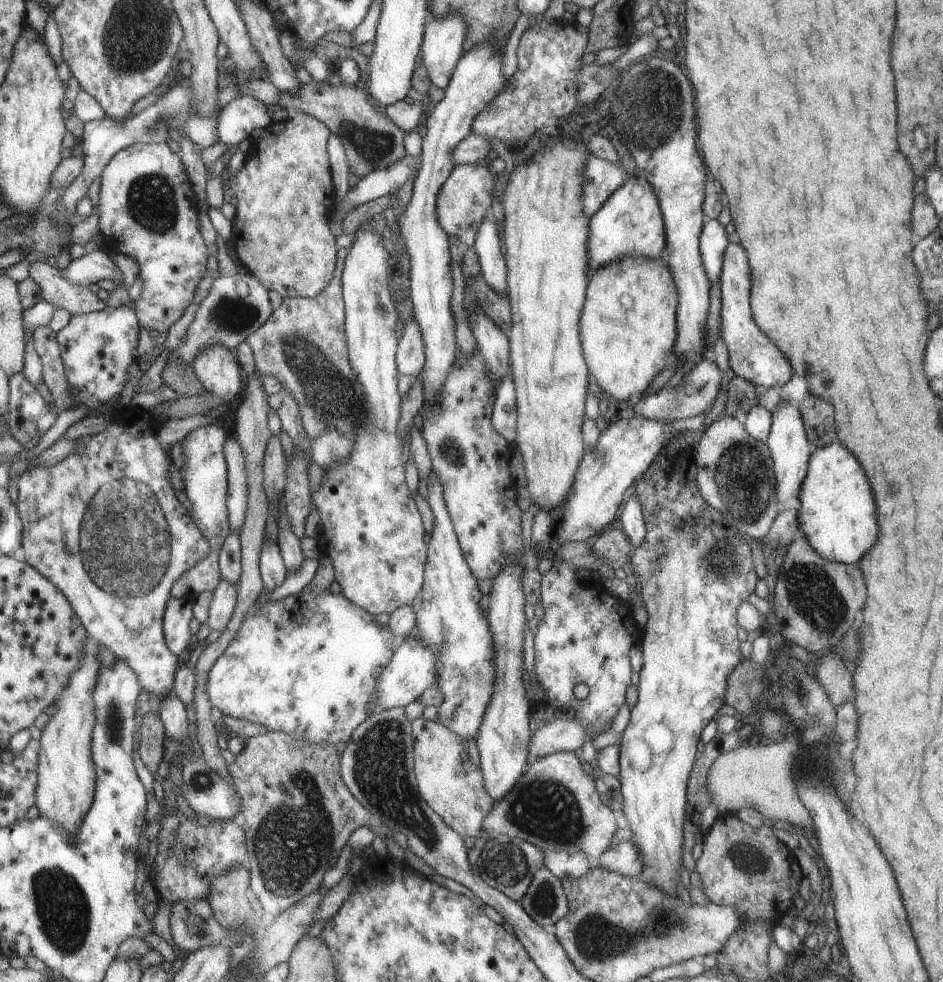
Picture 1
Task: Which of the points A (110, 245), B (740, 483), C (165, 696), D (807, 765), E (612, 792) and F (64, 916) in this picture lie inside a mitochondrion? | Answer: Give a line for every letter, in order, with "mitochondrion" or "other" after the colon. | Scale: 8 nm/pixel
A: other
B: mitochondrion
C: other
D: mitochondrion
E: other
F: mitochondrion

